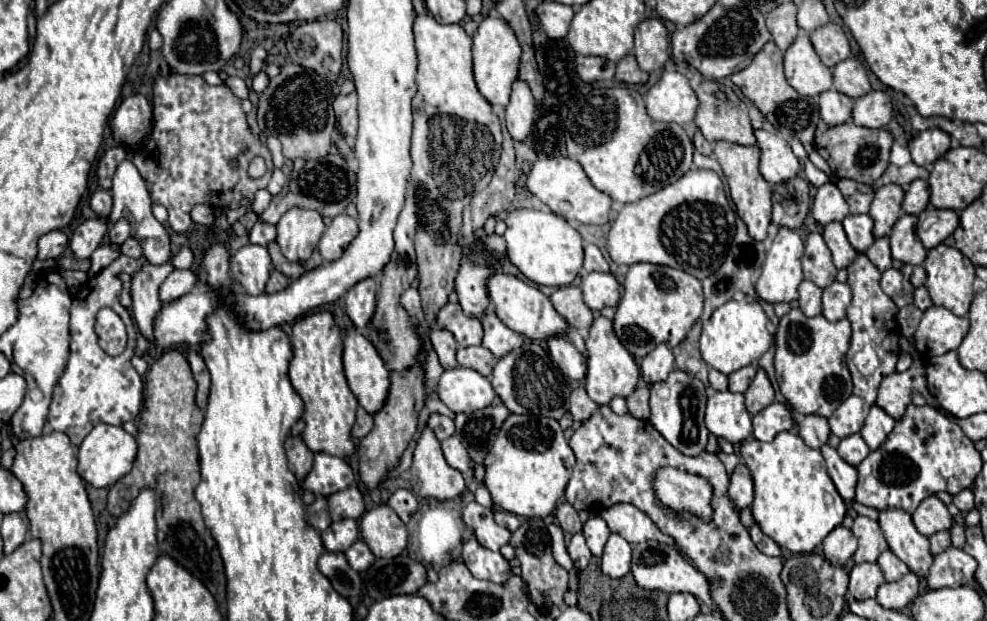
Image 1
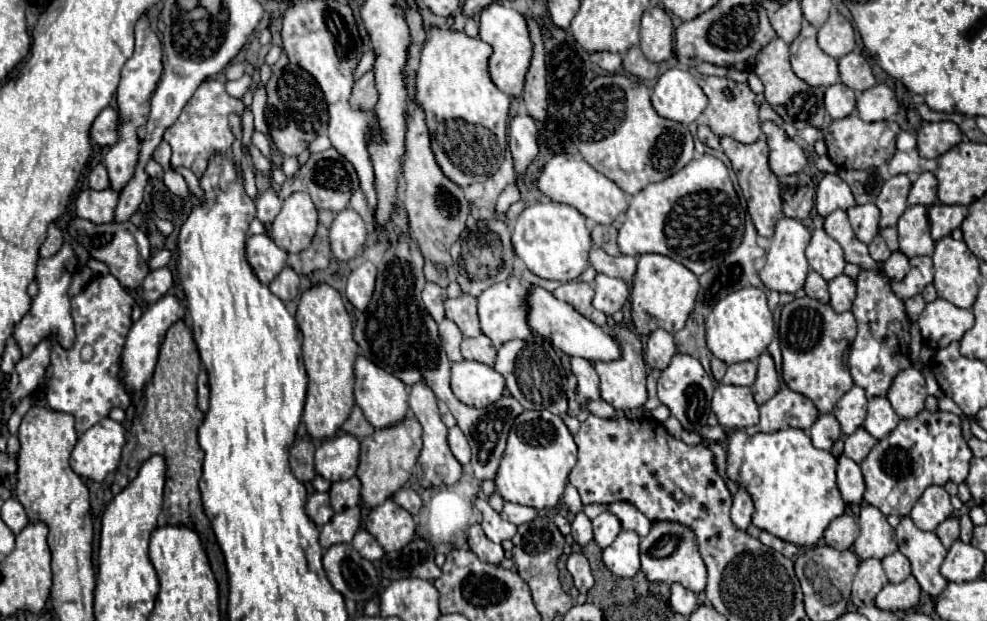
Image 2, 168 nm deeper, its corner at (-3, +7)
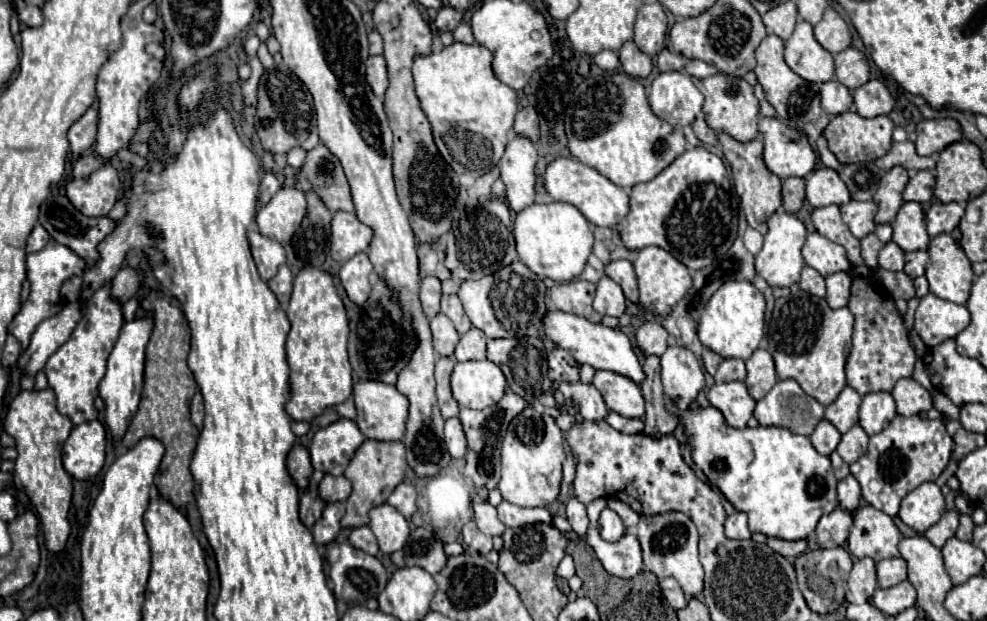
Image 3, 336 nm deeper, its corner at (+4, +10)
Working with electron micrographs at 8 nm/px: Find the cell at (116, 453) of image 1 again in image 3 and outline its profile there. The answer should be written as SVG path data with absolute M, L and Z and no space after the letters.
M94 419L72 429L62 449L64 469L76 479L98 475L106 461L106 427Z

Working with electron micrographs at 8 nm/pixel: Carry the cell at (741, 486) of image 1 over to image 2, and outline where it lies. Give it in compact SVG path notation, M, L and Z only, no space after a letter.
M737 490L737 494L733 496L733 506L731 506L731 520L733 520L735 528L747 530L751 524L753 512L755 512L755 508L753 508L751 496L745 490Z

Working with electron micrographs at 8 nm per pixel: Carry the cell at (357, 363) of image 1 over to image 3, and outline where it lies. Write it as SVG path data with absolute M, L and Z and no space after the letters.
M360 379L354 383L354 405L358 411L356 425L368 439L378 441L398 441L404 437L404 423L408 417L408 399L394 387L384 381L372 381L372 379Z

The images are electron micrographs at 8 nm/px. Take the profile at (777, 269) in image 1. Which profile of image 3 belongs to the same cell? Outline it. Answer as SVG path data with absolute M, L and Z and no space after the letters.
M776 211L768 219L768 233L764 235L764 247L756 255L756 273L766 279L770 287L792 287L800 281L800 269L804 265L804 257L800 253L806 241L806 227L804 223L786 211Z

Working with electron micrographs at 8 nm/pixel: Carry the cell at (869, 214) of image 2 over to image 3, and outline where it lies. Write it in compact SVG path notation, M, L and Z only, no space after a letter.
M850 201L840 207L844 223L850 227L852 235L856 239L864 239L868 233L874 231L874 215L876 215L876 203L874 201Z

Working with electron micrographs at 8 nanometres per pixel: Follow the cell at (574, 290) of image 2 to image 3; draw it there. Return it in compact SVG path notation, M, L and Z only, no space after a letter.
M568 281L568 283L558 283L550 289L550 299L552 303L566 311L566 313L574 313L574 315L582 315L592 323L600 323L602 315L594 313L592 309L592 297L594 297L596 287L590 281Z

